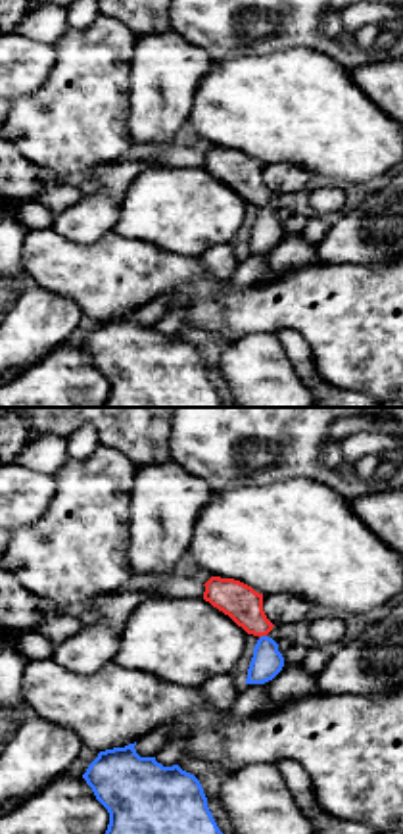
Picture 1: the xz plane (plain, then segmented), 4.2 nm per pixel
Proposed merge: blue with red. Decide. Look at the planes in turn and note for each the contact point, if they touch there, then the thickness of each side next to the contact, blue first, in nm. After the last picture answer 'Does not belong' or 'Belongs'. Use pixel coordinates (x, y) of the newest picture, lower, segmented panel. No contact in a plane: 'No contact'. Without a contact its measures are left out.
Touches blue at (261, 637). Thickness 140 nm (blue) against 160 nm

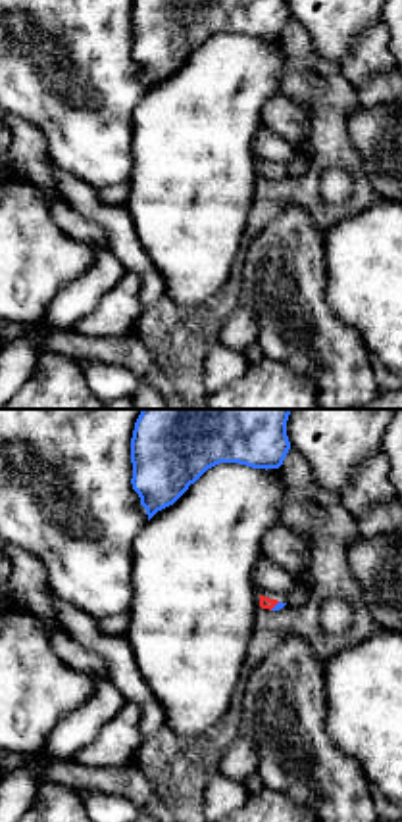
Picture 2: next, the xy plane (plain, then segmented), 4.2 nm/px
Touches blue at (276, 605). Thickness 30 nm (blue) against 50 nm

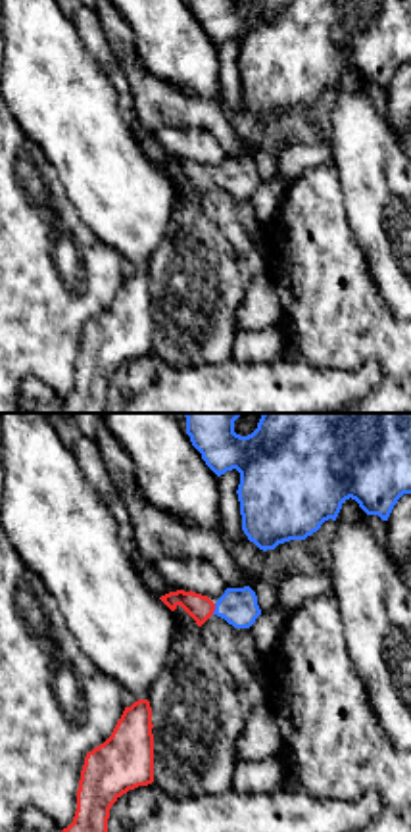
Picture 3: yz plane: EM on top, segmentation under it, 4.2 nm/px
Touches blue at (216, 610). Thickness 160 nm (blue) against 110 nm

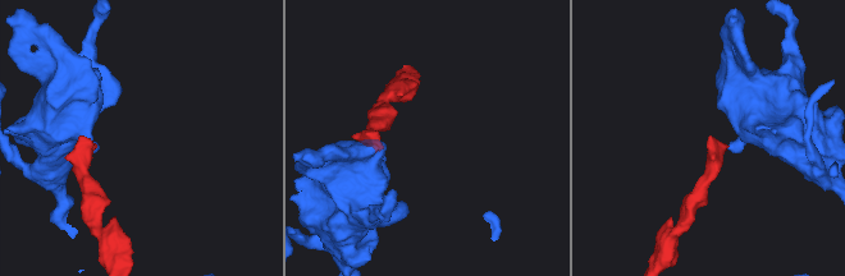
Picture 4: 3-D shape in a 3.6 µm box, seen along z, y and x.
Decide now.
Belongs

